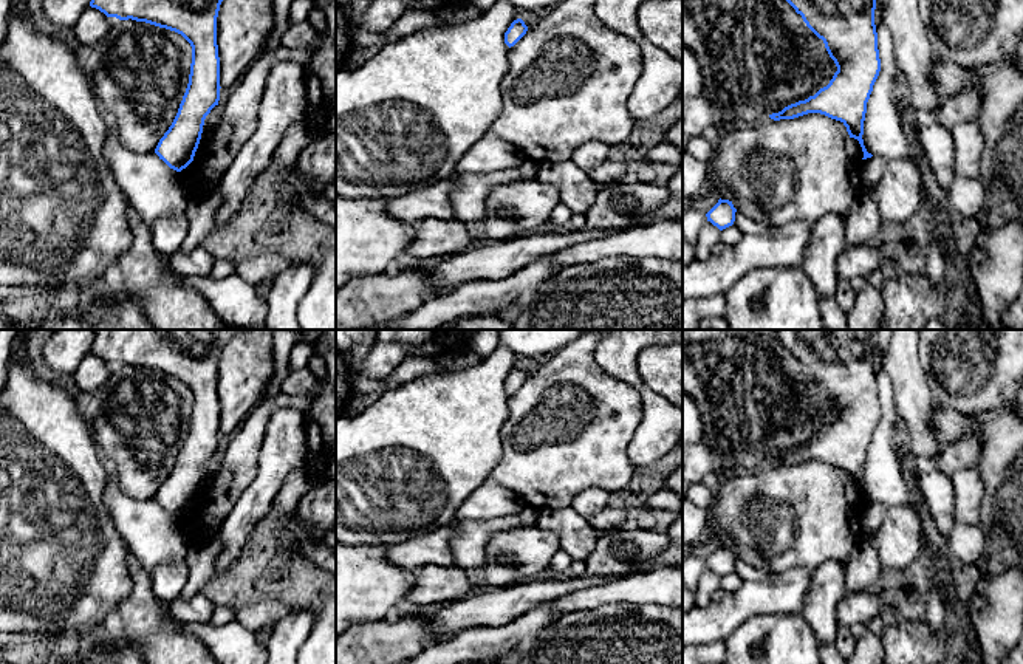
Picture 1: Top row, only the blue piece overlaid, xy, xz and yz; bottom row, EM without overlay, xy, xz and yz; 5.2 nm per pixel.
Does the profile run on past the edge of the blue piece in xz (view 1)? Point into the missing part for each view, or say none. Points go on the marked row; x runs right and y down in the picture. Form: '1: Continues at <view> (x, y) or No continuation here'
1: No continuation here

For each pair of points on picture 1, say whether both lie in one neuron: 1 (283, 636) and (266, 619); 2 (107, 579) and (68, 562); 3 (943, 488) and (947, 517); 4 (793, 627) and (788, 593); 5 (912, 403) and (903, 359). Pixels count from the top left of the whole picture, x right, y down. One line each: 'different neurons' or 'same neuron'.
1: different neurons
2: same neuron
3: same neuron
4: different neurons
5: same neuron

